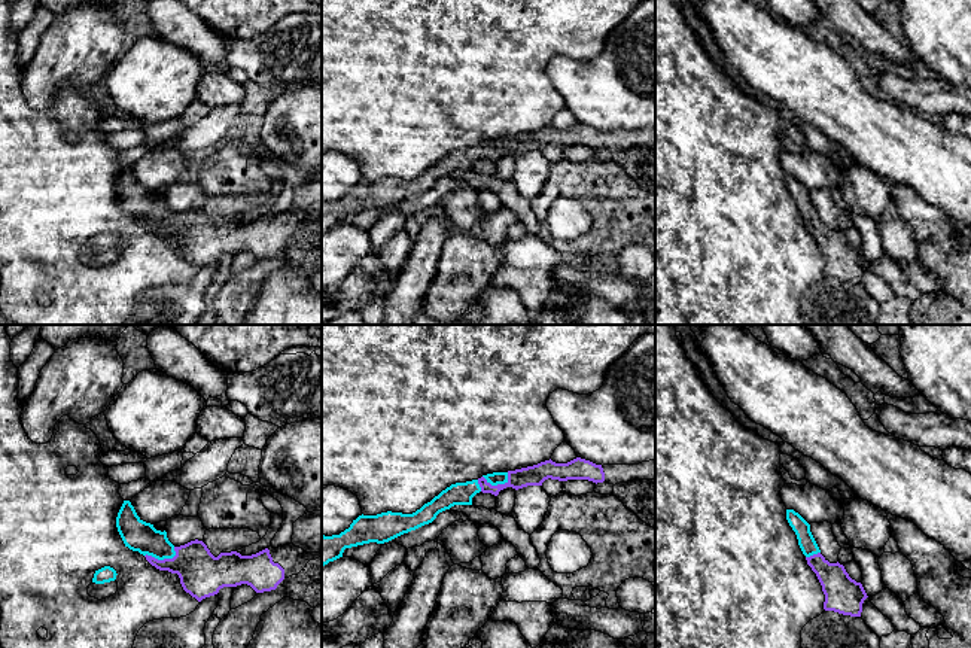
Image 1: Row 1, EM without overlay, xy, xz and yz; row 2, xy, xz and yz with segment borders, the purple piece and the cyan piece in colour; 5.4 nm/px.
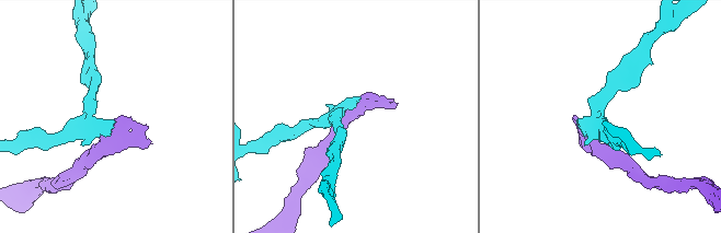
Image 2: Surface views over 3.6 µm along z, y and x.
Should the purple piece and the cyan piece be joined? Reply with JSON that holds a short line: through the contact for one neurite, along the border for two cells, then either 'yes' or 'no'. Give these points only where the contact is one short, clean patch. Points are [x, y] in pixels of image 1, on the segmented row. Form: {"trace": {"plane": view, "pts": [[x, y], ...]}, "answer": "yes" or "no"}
{"trace": {"plane": "xy", "pts": [[201, 574], [188, 560], [161, 560], [137, 535]]}, "answer": "yes"}

